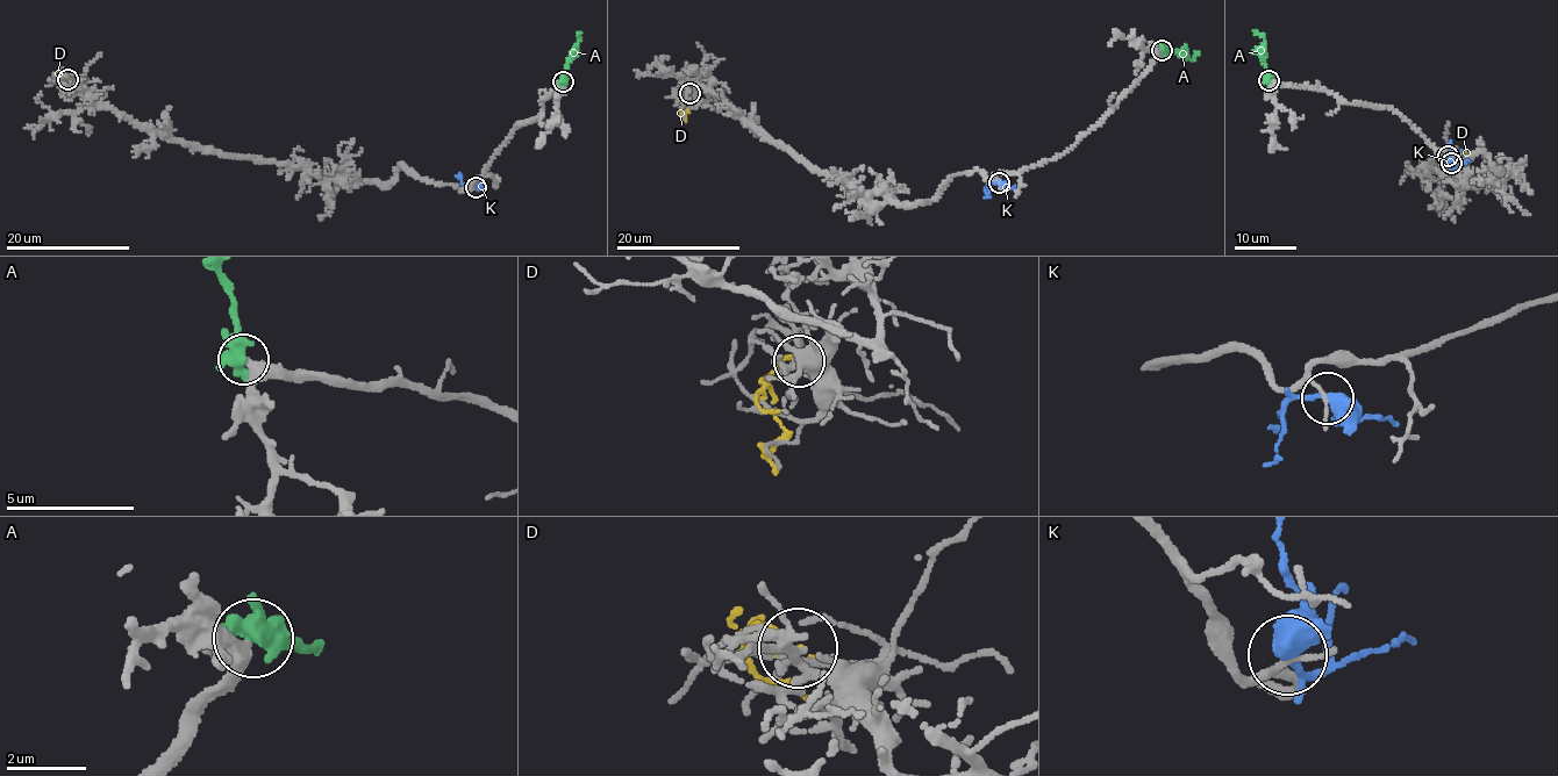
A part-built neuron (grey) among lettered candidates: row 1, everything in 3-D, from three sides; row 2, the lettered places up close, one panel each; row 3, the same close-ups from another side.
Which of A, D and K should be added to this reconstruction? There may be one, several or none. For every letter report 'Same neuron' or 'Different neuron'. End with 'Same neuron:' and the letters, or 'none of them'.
A: Same neuron
D: Different neuron
K: Different neuron
Same neuron: A

